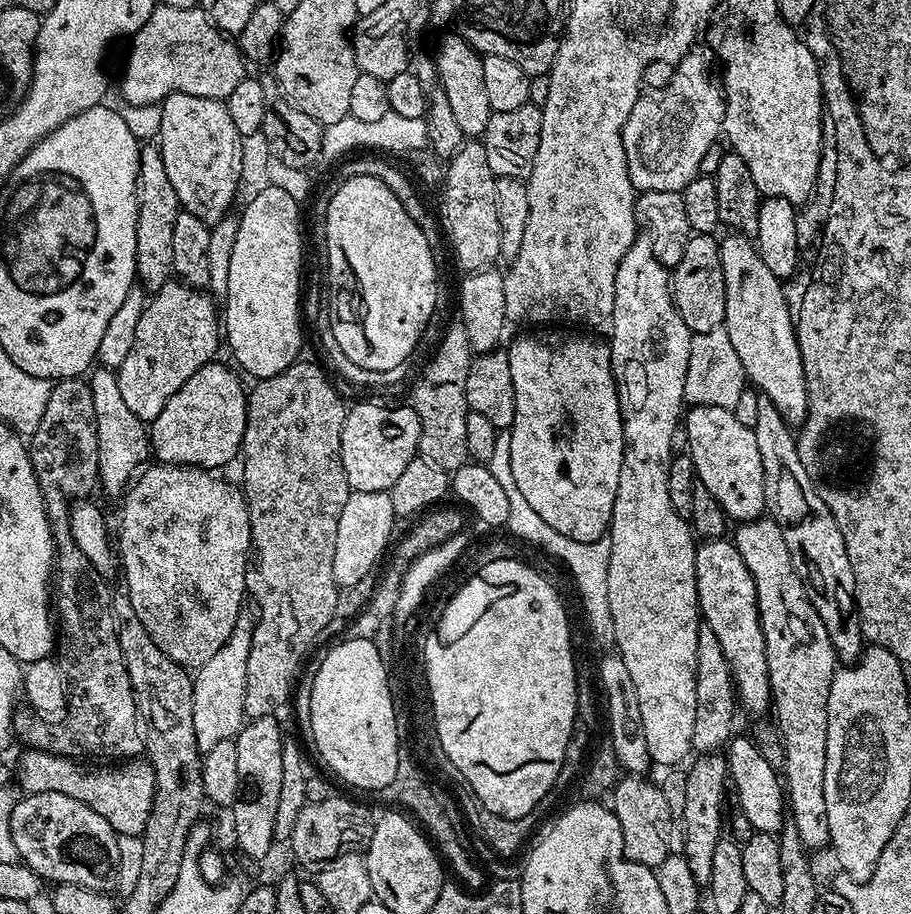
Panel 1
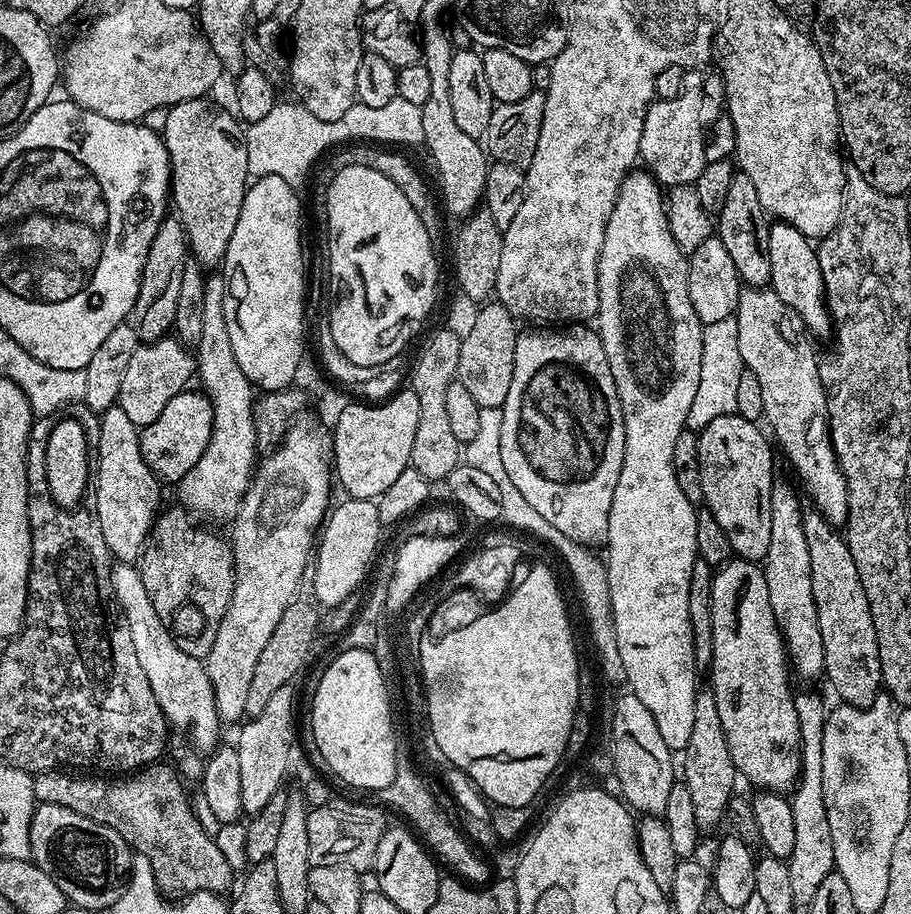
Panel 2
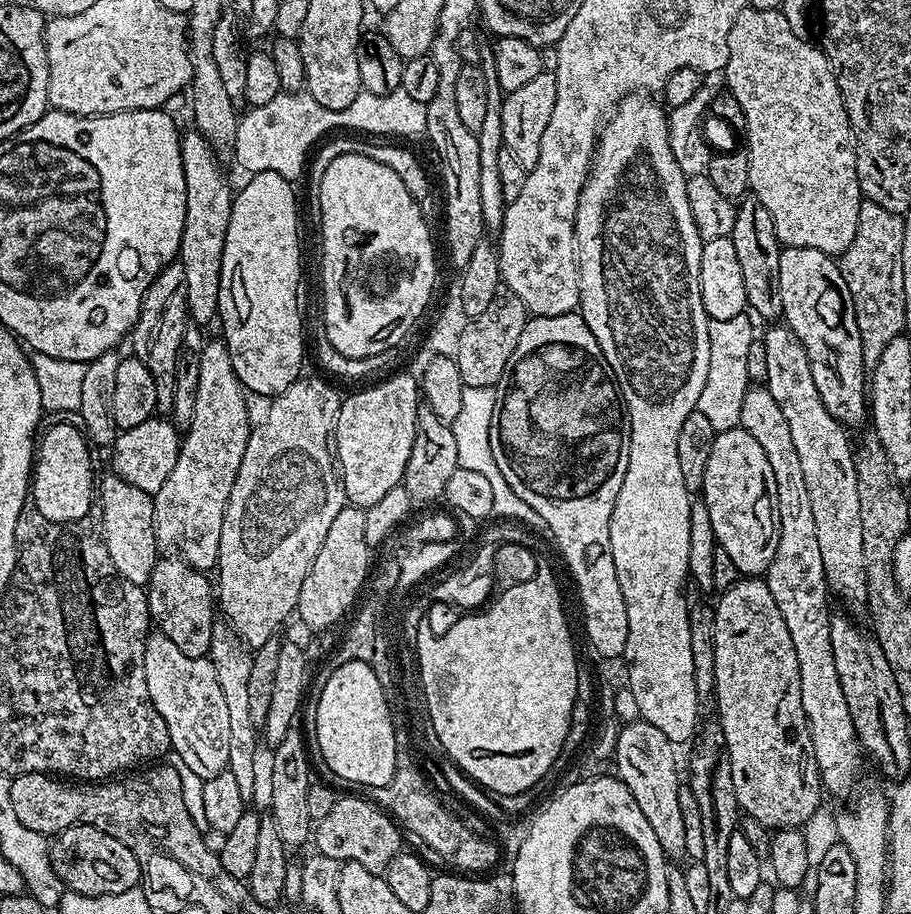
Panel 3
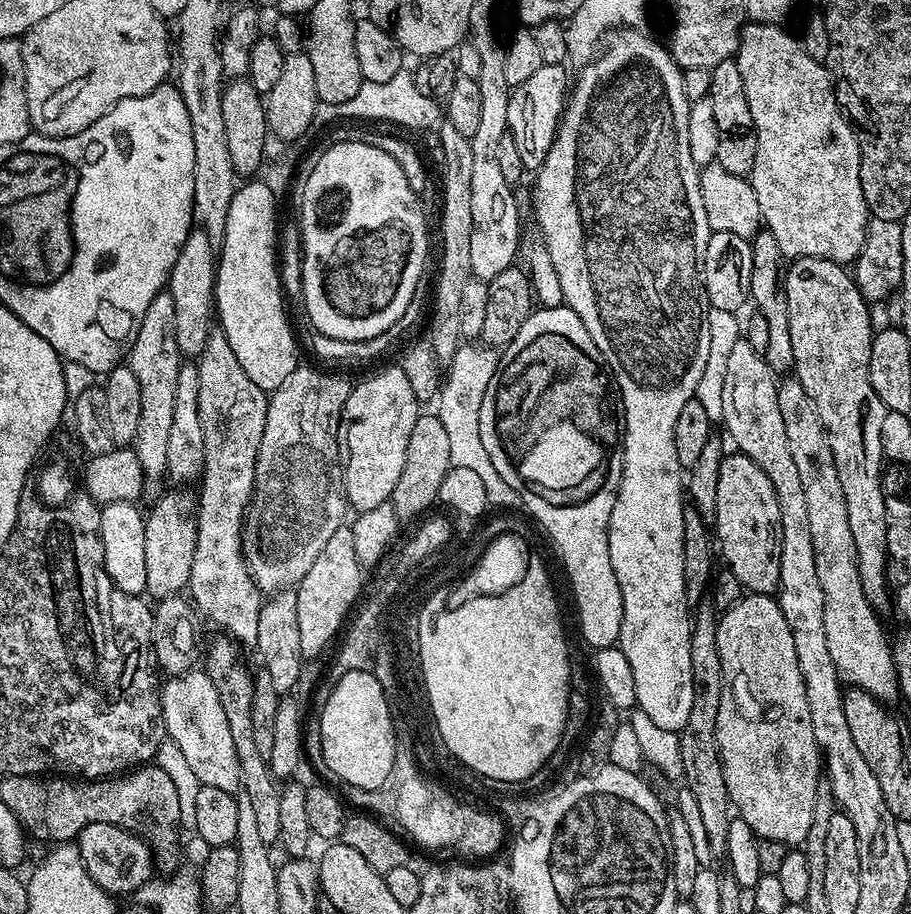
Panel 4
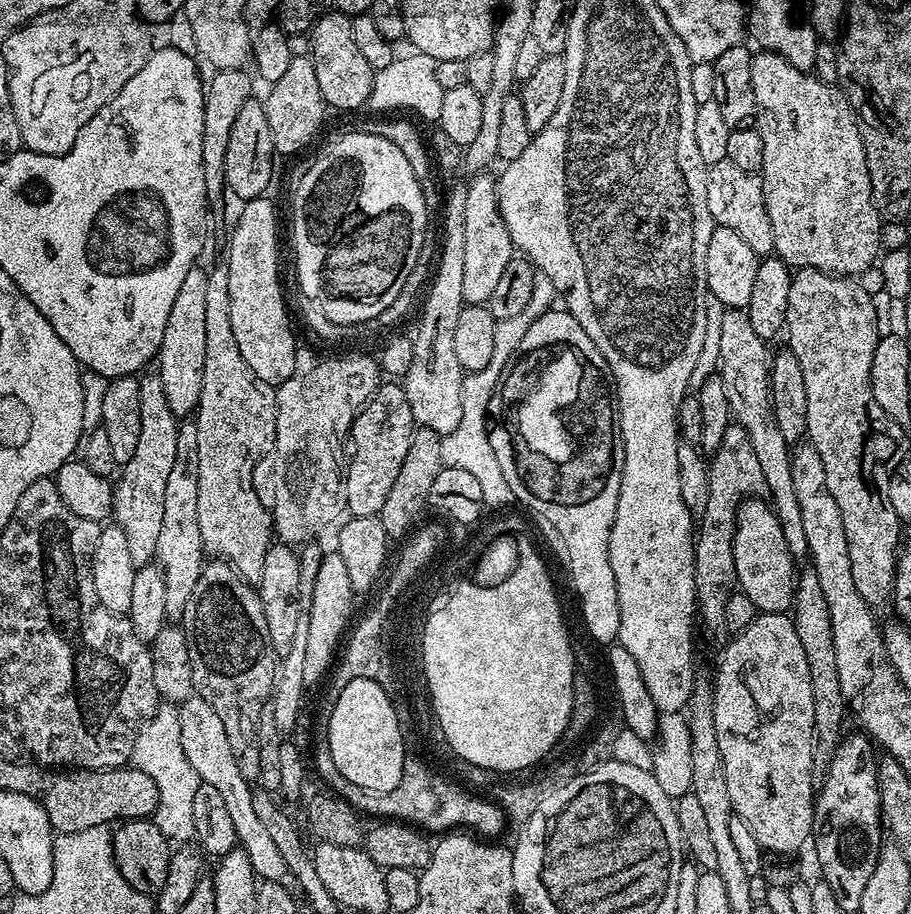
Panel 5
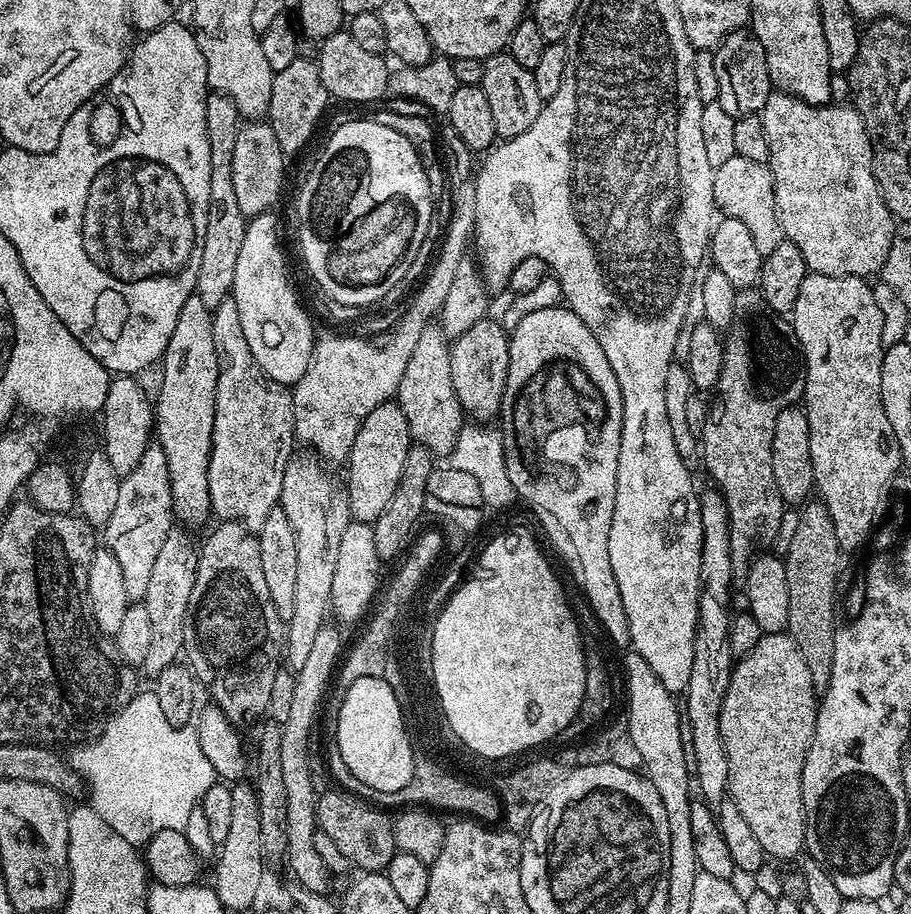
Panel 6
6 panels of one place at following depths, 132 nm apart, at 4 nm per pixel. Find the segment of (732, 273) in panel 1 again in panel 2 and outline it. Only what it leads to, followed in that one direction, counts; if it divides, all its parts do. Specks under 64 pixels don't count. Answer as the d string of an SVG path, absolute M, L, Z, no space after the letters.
M745 287L743 291L741 291L740 294L740 301L738 302L738 306L736 307L736 315L735 315L736 321L738 322L738 354L742 354L742 362L744 363L745 369L748 369L752 371L755 375L755 377L758 378L759 381L759 387L762 390L762 406L764 407L764 415L763 419L768 422L769 426L773 428L774 431L776 431L776 440L775 443L778 445L780 443L780 448L782 451L784 451L784 456L786 459L789 460L790 463L792 463L793 468L796 470L796 476L798 479L801 480L802 483L804 483L804 488L806 491L809 492L810 495L812 495L812 500L814 503L815 511L820 512L826 519L829 520L830 523L835 524L837 526L844 526L848 523L848 479L845 478L845 476L842 474L842 470L840 469L840 461L836 458L836 451L834 450L834 446L832 445L832 439L830 438L830 434L828 433L828 394L824 387L824 384L822 381L820 381L820 365L818 363L818 355L816 356L816 352L814 349L812 349L813 341L810 339L809 333L806 331L804 324L800 320L800 315L798 315L794 309L792 309L790 306L786 306L786 302L782 302L782 298L778 298L778 294L776 292L773 292L771 287L767 288L750 288Z

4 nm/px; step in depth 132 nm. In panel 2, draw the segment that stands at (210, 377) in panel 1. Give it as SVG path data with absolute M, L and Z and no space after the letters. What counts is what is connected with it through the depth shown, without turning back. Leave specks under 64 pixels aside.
M185 390L170 398L166 410L154 422L144 427L140 434L140 449L146 466L165 485L179 484L202 458L212 437L212 402L203 391Z

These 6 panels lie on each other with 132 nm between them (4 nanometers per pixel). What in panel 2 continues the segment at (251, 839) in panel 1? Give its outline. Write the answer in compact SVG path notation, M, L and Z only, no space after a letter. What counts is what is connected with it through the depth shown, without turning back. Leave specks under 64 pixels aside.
M291 687L276 691L262 714L251 717L243 725L240 737L234 740L238 750L238 763L242 777L242 806L249 817L258 814L274 794L281 791L284 775L288 772L288 759L292 756L292 743L298 740L298 696Z

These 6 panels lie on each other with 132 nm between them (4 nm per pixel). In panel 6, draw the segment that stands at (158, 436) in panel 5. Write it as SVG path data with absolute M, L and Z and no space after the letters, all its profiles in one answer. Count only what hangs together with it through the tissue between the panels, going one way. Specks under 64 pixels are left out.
M150 442L146 450L142 450L138 466L121 479L114 514L110 515L108 524L102 528L103 543L110 550L110 554L118 558L129 601L143 601L154 561L166 542L166 534L170 534L173 527L172 491L166 466L166 450L162 450L159 442Z

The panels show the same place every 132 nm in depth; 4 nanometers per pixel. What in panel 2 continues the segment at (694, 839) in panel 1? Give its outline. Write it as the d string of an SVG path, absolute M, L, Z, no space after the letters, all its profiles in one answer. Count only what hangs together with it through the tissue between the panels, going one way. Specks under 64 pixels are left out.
M711 690L697 691L694 702L694 726L690 729L690 742L682 750L682 783L690 790L690 798L694 802L694 818L701 830L708 830L725 819L728 801L734 795L738 773L734 766L734 758L730 754L730 746L726 738L726 730L722 730L722 717L718 715L718 706Z

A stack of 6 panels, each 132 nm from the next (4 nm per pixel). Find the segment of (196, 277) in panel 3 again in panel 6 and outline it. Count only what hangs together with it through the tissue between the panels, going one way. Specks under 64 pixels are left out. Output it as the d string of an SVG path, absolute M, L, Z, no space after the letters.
M193 294L182 302L174 334L162 357L164 373L160 376L160 393L154 396L154 436L166 450L170 474L172 511L181 525L200 524L209 519L210 450L214 428L214 398L218 390L218 354L214 351L212 309Z

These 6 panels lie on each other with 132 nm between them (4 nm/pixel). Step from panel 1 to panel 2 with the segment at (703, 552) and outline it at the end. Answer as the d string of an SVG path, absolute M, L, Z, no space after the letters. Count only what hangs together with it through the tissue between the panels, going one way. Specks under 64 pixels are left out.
M733 558L728 561L728 563L723 564L720 568L715 569L712 578L712 618L713 618L713 660L710 667L710 675L712 674L712 684L710 684L710 690L714 694L716 699L716 705L718 706L718 715L722 717L722 730L726 730L726 738L728 739L728 745L730 746L730 754L734 758L734 766L736 767L737 773L741 777L744 776L752 784L757 784L757 789L763 790L765 792L779 792L781 794L787 793L789 790L795 788L796 779L800 776L800 731L798 730L798 714L796 713L796 698L794 695L794 688L788 685L788 672L790 676L790 659L788 657L787 651L784 647L784 636L780 633L780 627L778 622L774 618L774 610L770 610L770 590L766 590L766 578L764 577L763 567L759 563L753 562L751 560L741 560L739 558Z

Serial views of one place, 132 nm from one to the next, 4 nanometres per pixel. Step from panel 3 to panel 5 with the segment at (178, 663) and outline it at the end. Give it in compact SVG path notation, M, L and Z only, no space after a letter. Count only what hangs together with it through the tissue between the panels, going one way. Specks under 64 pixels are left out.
M193 694L189 700L185 700L178 708L180 717L178 726L182 730L182 748L186 750L186 758L190 758L190 764L200 776L202 784L209 784L222 793L224 803L230 813L230 819L234 821L234 830L239 847L250 858L250 866L254 866L257 877L261 881L273 880L284 884L289 879L286 858L282 858L278 846L270 838L270 833L264 829L263 823L256 817L254 811L253 785L242 778L238 771L238 762L234 762L234 754L230 751L230 741L226 738L226 729L218 714L210 702L206 702L201 696Z

